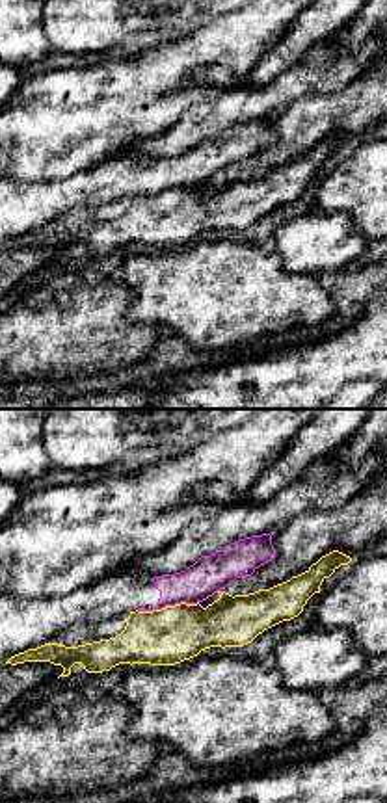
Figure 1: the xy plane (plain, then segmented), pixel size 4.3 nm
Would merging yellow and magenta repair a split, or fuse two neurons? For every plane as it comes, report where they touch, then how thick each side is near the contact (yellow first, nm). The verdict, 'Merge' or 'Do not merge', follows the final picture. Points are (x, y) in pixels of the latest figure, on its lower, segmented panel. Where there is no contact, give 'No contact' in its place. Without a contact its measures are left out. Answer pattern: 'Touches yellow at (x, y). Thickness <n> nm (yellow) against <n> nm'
Touches yellow at (177, 605). Thickness 240 nm (yellow) against 160 nm

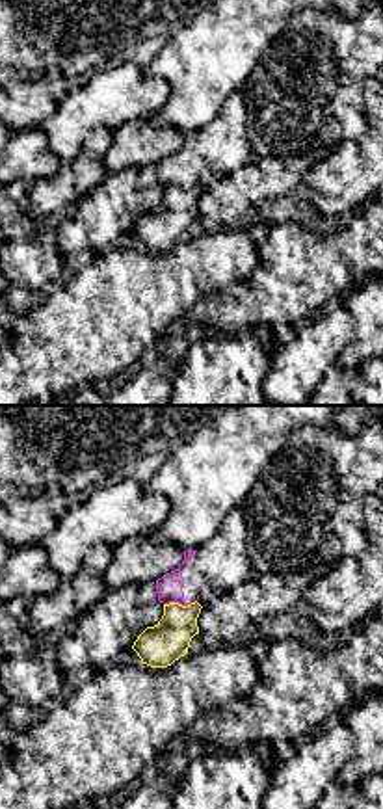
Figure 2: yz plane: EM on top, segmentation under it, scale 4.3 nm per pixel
Touches yellow at (179, 605). Thickness 180 nm (yellow) against 110 nm

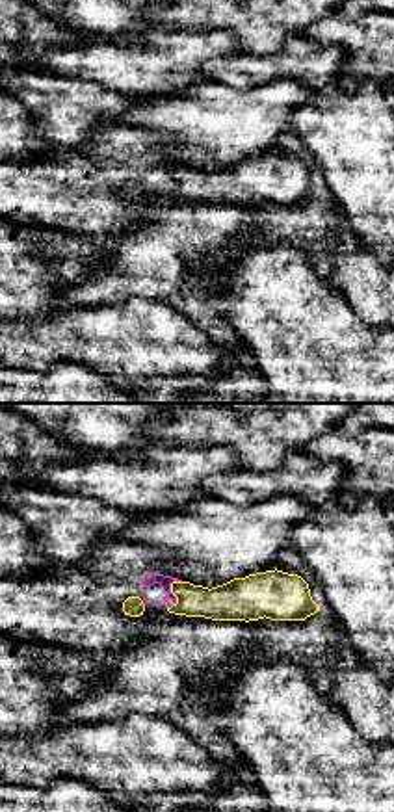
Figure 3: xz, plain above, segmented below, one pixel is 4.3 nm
Touches yellow at (171, 591). Thickness 160 nm (yellow) against 50 nm

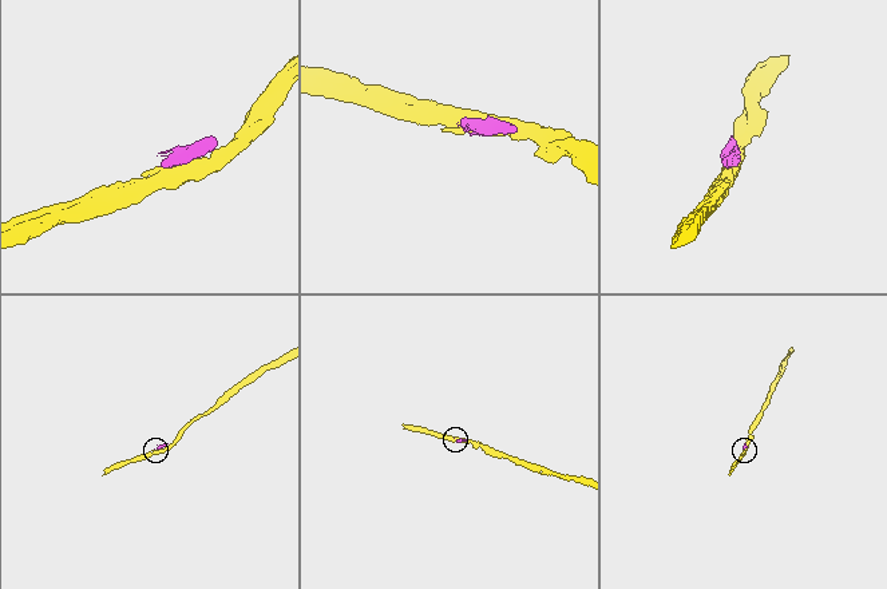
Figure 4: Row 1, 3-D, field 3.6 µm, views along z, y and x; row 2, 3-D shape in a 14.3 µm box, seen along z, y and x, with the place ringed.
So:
Do not merge

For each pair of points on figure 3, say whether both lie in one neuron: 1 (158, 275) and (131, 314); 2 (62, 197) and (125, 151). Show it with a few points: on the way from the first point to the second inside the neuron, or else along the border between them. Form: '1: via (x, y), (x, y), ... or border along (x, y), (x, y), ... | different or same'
1: border along (164, 300), (127, 298), (101, 305) | different
2: via (77, 183), (110, 151) | same

